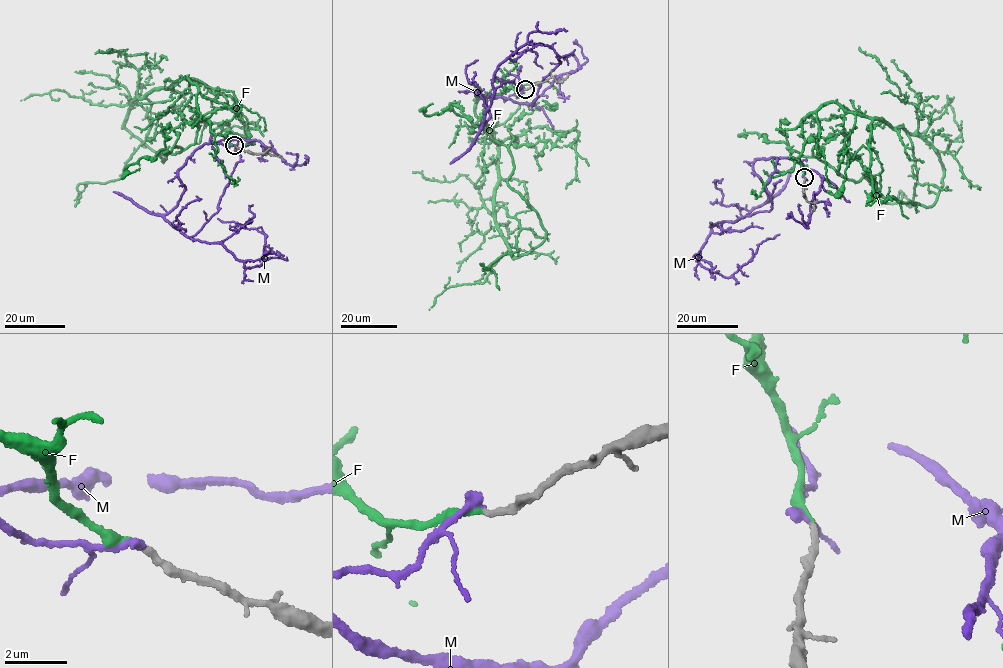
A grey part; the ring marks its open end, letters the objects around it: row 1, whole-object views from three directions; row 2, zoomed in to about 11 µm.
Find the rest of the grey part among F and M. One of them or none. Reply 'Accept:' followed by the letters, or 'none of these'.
Accept: F

